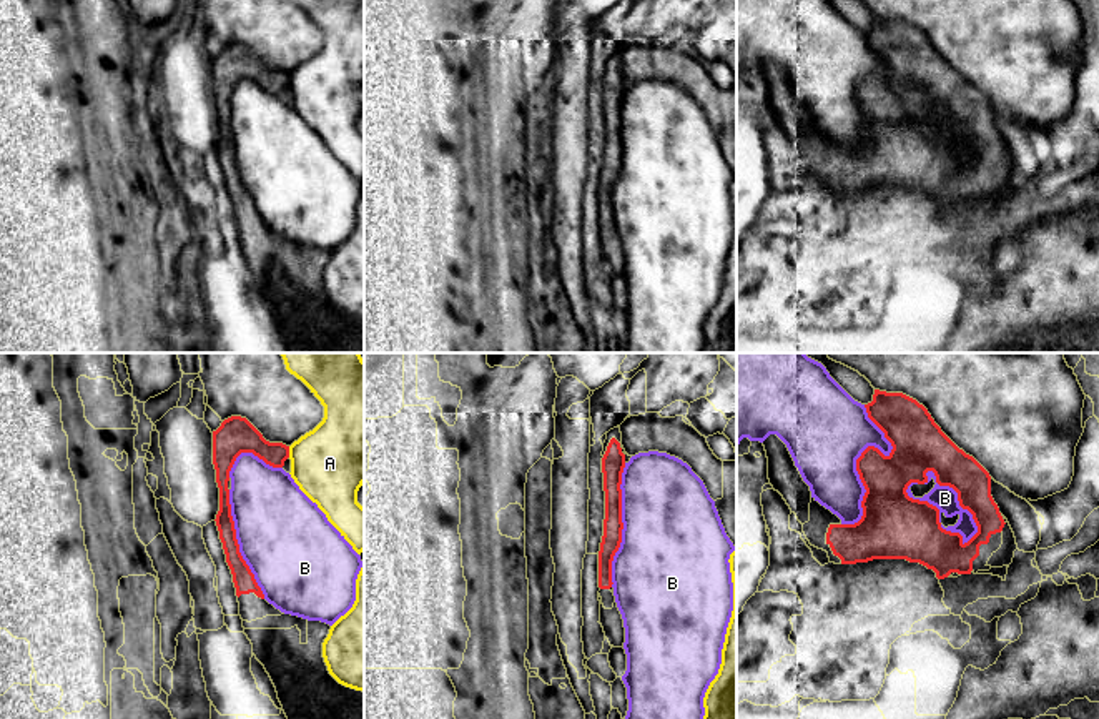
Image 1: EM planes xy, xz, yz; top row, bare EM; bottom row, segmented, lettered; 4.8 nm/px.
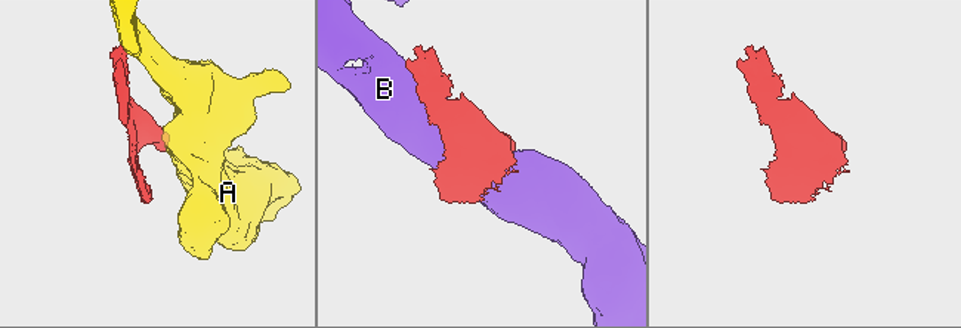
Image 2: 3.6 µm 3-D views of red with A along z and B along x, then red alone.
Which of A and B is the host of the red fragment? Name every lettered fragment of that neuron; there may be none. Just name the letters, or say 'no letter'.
no letter

